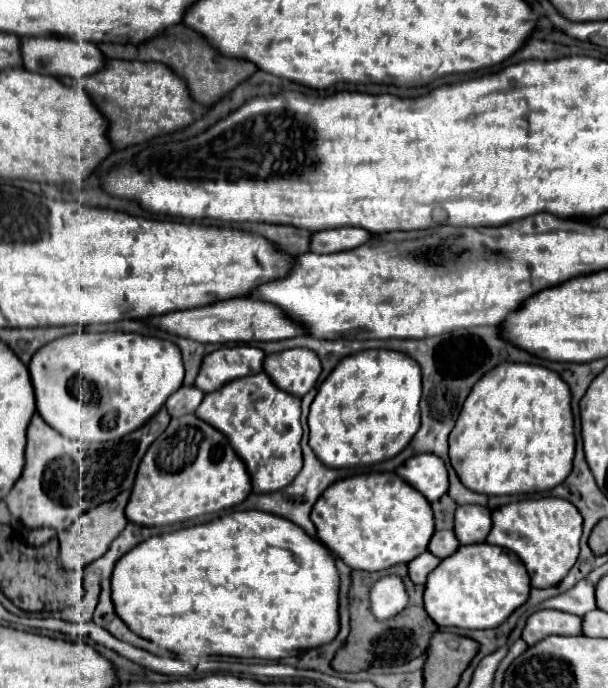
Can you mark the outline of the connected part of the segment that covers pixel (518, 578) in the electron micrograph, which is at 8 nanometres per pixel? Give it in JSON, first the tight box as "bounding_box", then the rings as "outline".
{"bounding_box":[424,542,530,630],"outline":[[[488,542],[460,546],[456,554],[440,562],[428,576],[424,606],[428,616],[438,626],[458,626],[470,630],[484,630],[500,626],[516,608],[520,608],[530,594],[530,576],[524,562],[500,546]]]}

